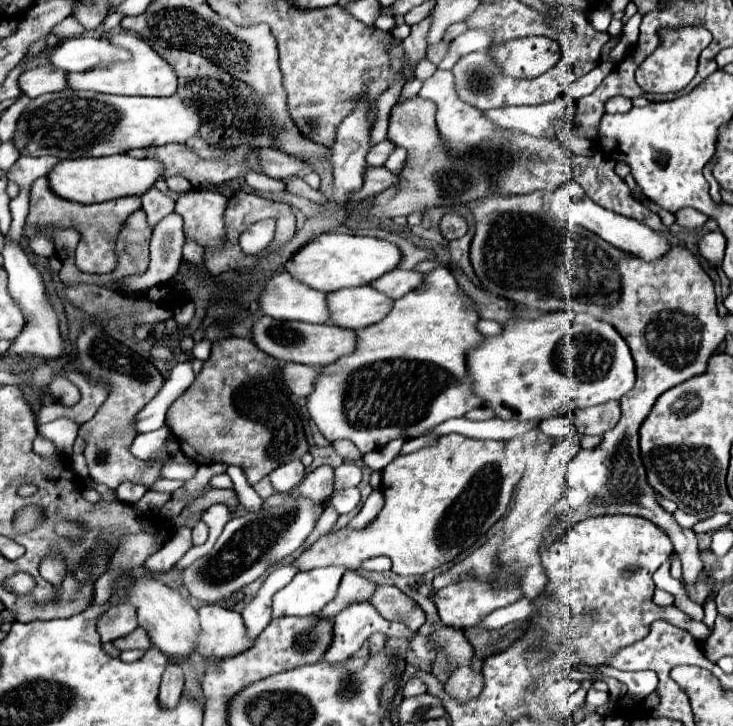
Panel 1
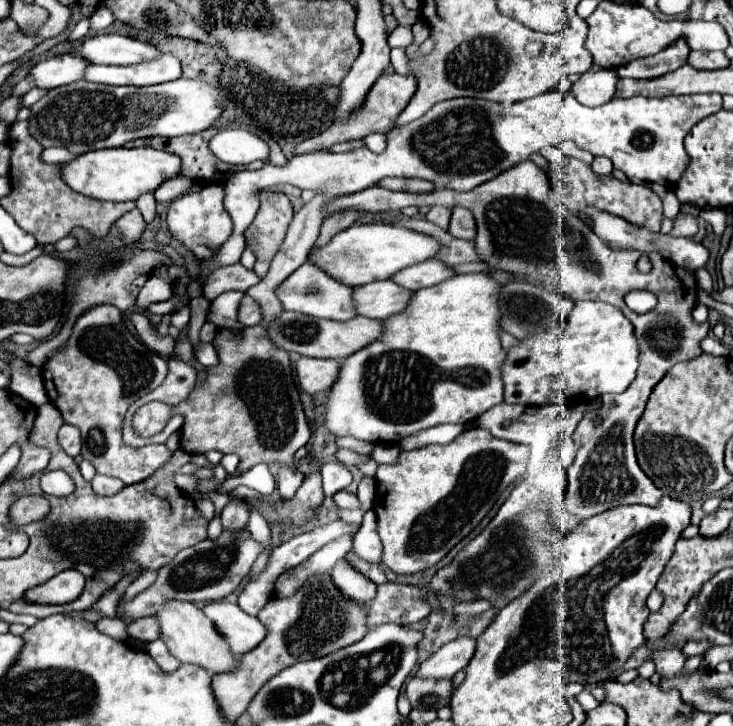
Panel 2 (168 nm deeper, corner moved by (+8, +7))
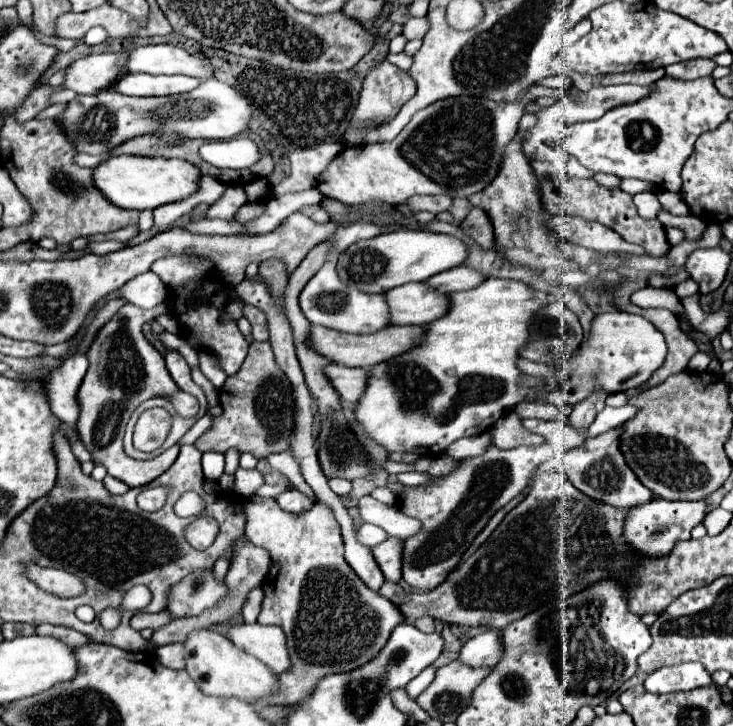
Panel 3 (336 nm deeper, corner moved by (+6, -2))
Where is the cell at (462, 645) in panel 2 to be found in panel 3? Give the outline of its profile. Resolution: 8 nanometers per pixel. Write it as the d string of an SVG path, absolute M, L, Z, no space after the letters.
M487 630L483 634L477 634L469 638L461 650L457 660L471 668L493 668L497 664L497 658L501 658L501 642L497 642L497 632Z

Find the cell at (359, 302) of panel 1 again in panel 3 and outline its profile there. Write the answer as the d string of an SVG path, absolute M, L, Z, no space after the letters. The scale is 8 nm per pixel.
M413 282L397 286L397 290L387 290L385 300L393 326L425 326L447 312L447 296L429 290L425 282Z

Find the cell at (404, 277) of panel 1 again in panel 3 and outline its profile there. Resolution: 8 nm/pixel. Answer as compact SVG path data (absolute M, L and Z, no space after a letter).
M457 266L445 272L439 272L427 280L429 288L439 290L441 294L451 294L451 292L461 292L475 288L479 282L483 282L485 276L479 274L477 270L471 270L467 266Z

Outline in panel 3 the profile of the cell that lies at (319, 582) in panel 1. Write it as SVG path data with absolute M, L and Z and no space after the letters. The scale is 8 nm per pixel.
M361 524L361 526L357 528L357 532L355 532L355 538L357 538L357 542L361 542L363 546L369 546L369 548L371 548L371 546L383 542L383 540L387 538L387 534L385 534L385 530L381 530L381 528L373 526L373 524Z

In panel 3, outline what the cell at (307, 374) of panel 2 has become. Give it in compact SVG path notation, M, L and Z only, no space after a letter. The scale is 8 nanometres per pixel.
M327 364L323 368L325 376L329 378L331 386L339 394L341 400L345 402L357 402L357 398L365 392L365 374L367 370L363 368L347 368L339 364Z

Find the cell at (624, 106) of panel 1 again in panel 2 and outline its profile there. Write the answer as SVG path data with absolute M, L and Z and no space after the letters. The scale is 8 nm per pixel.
M599 69L583 73L569 89L569 93L583 105L597 107L613 99L617 73L613 69Z

